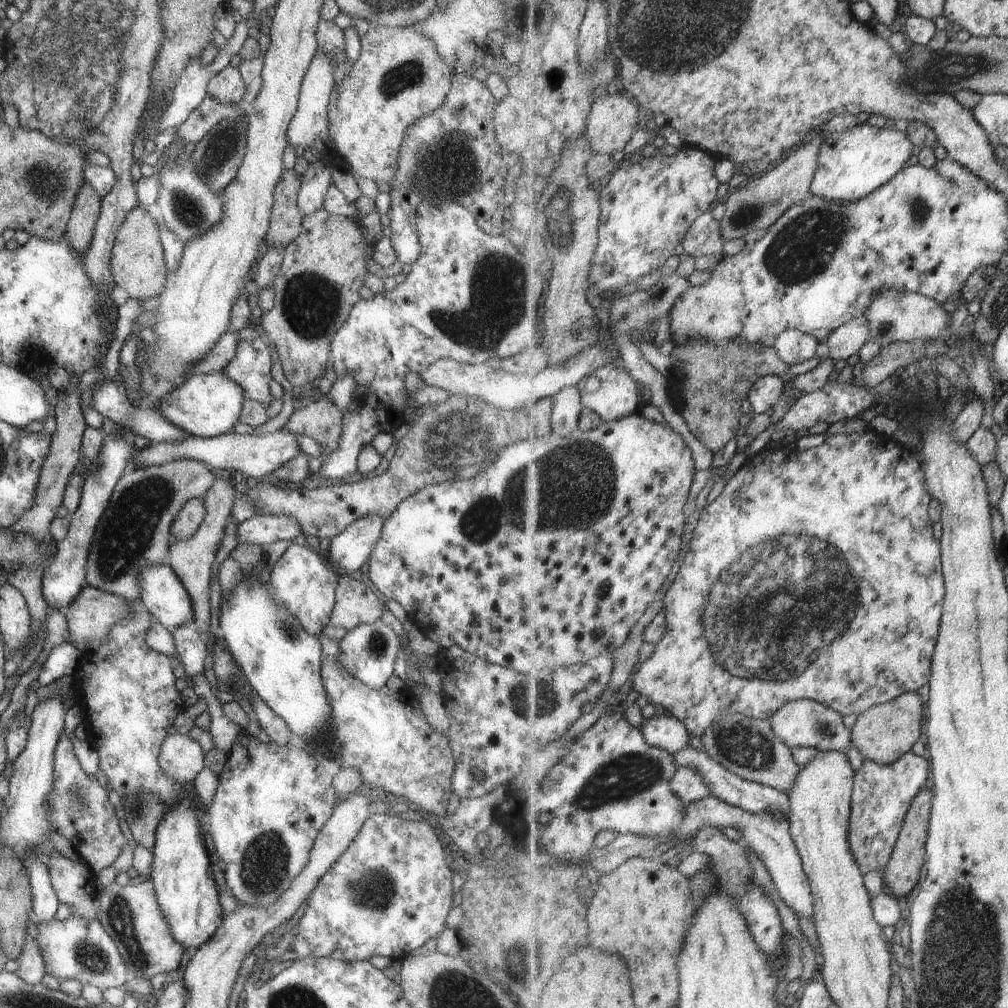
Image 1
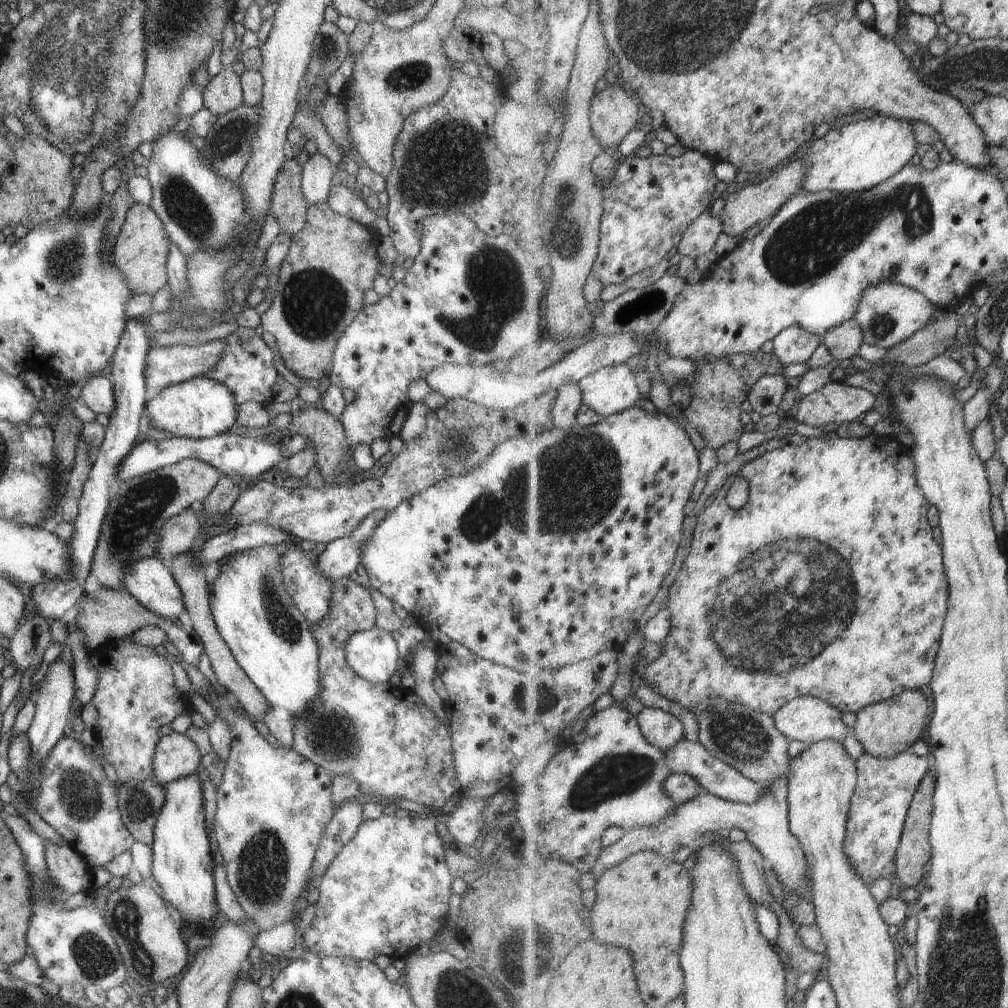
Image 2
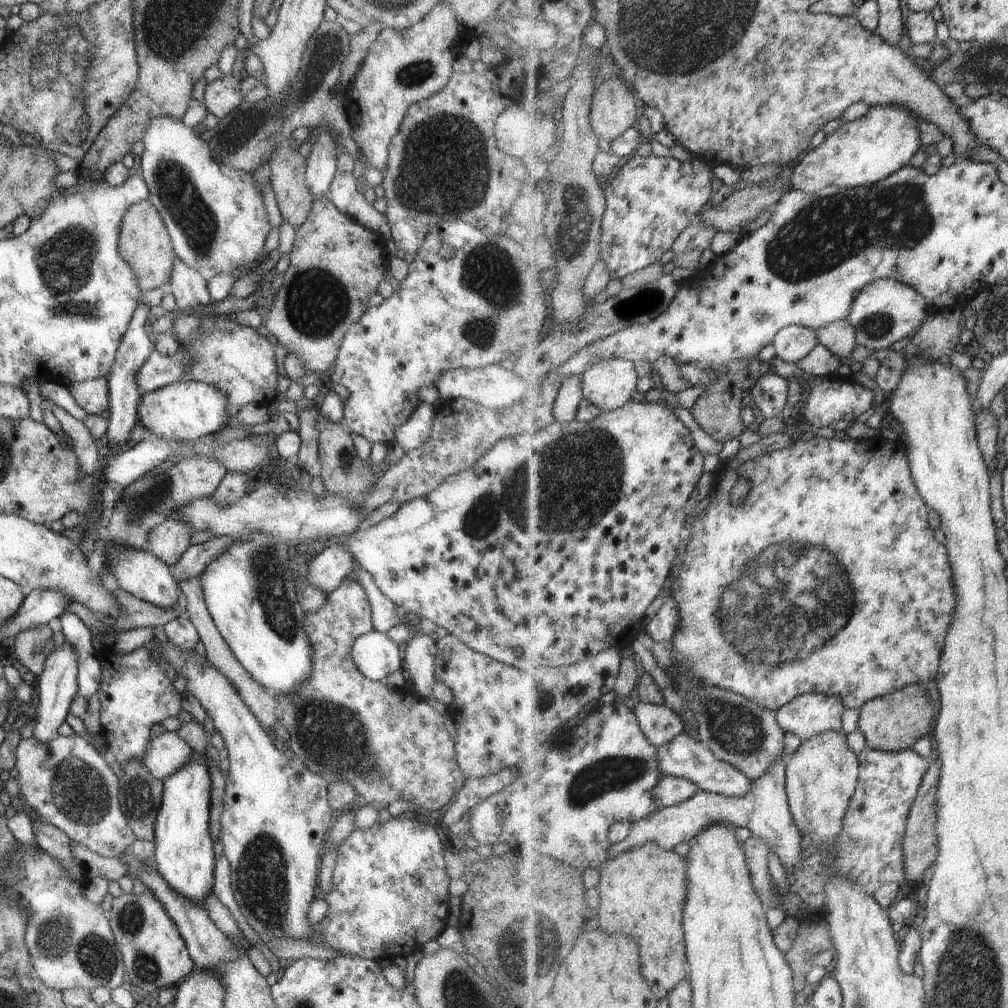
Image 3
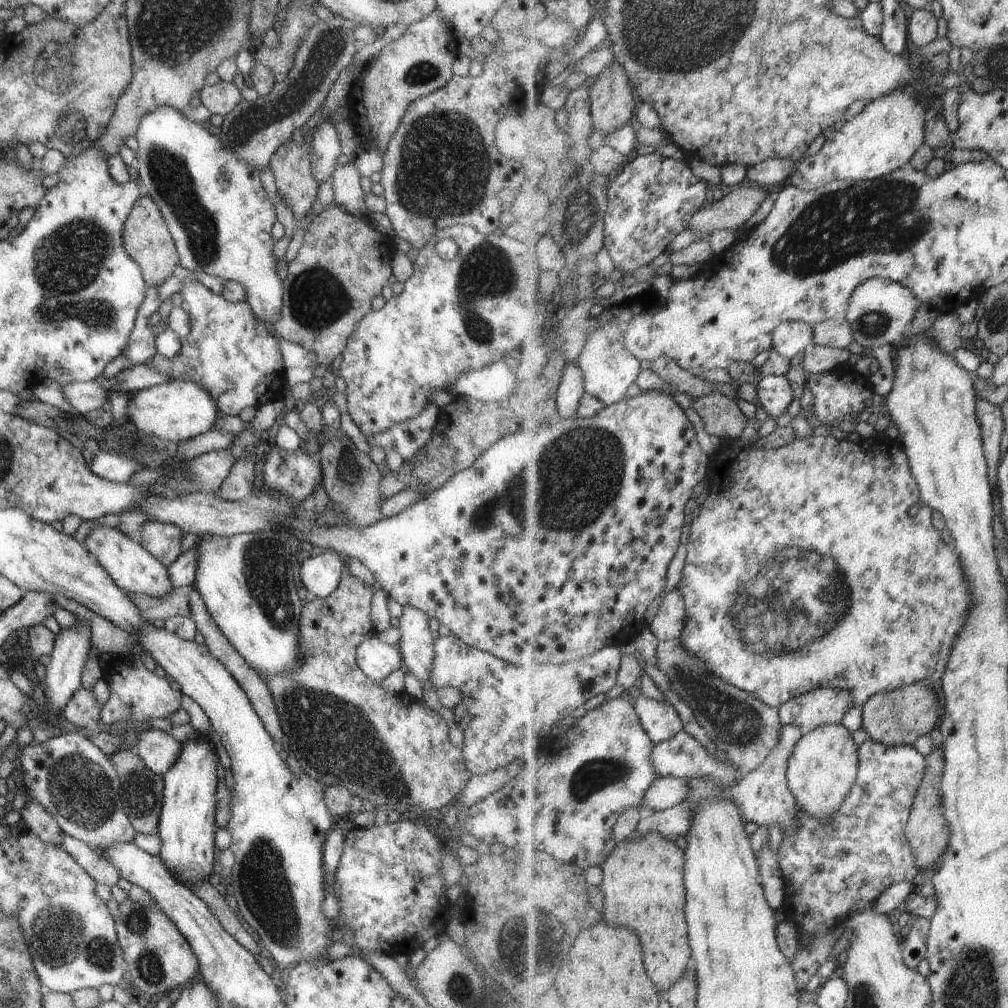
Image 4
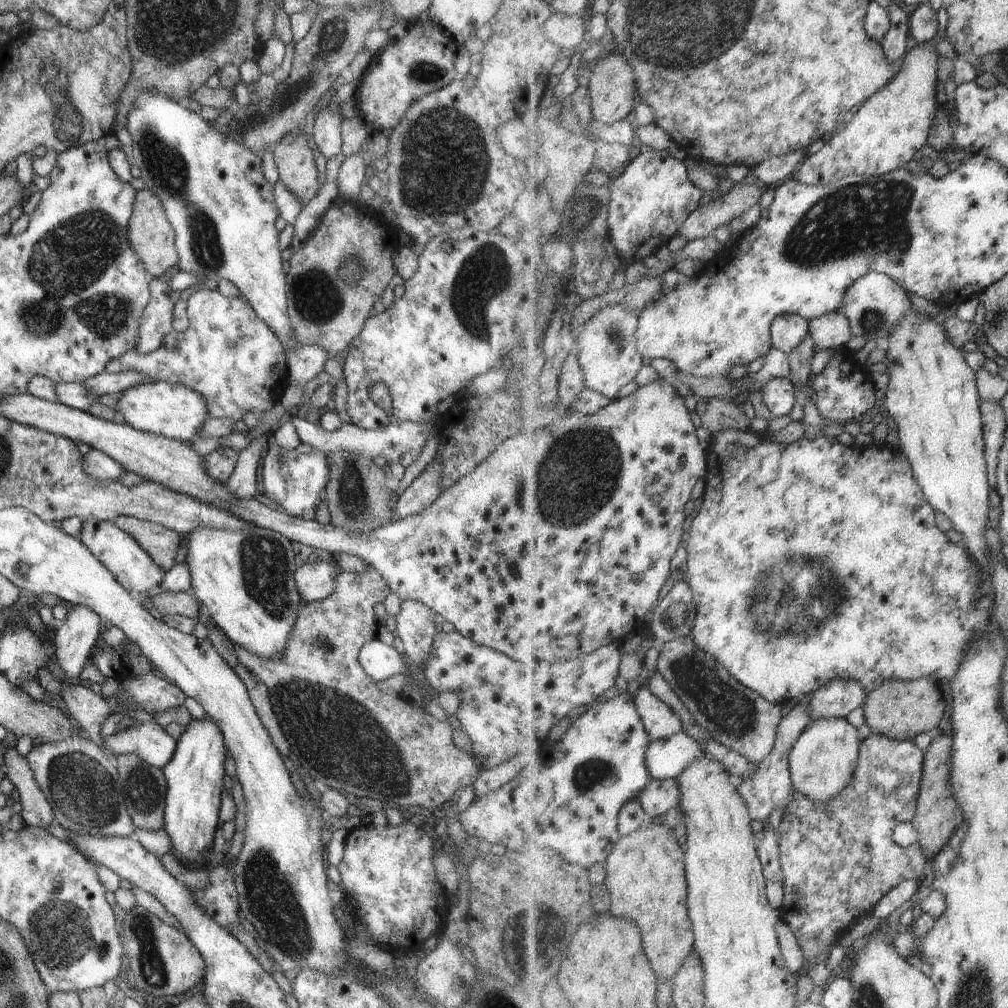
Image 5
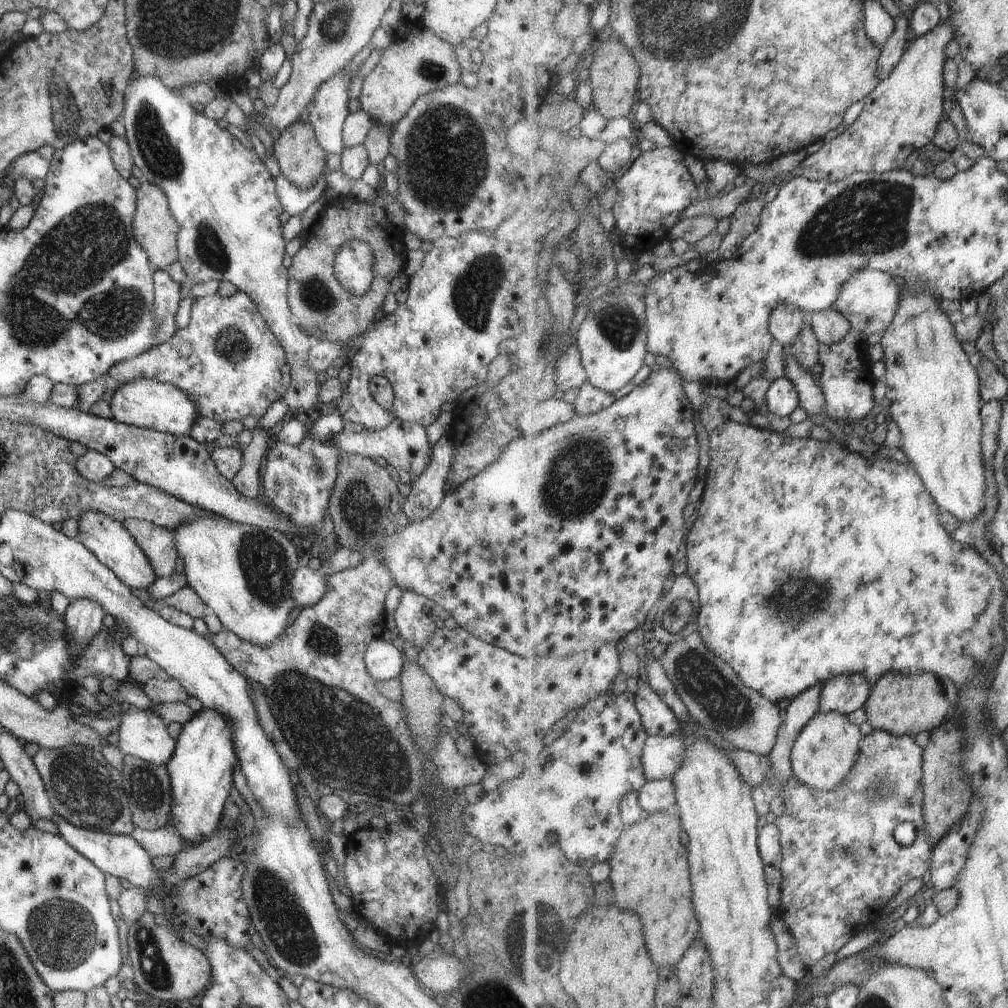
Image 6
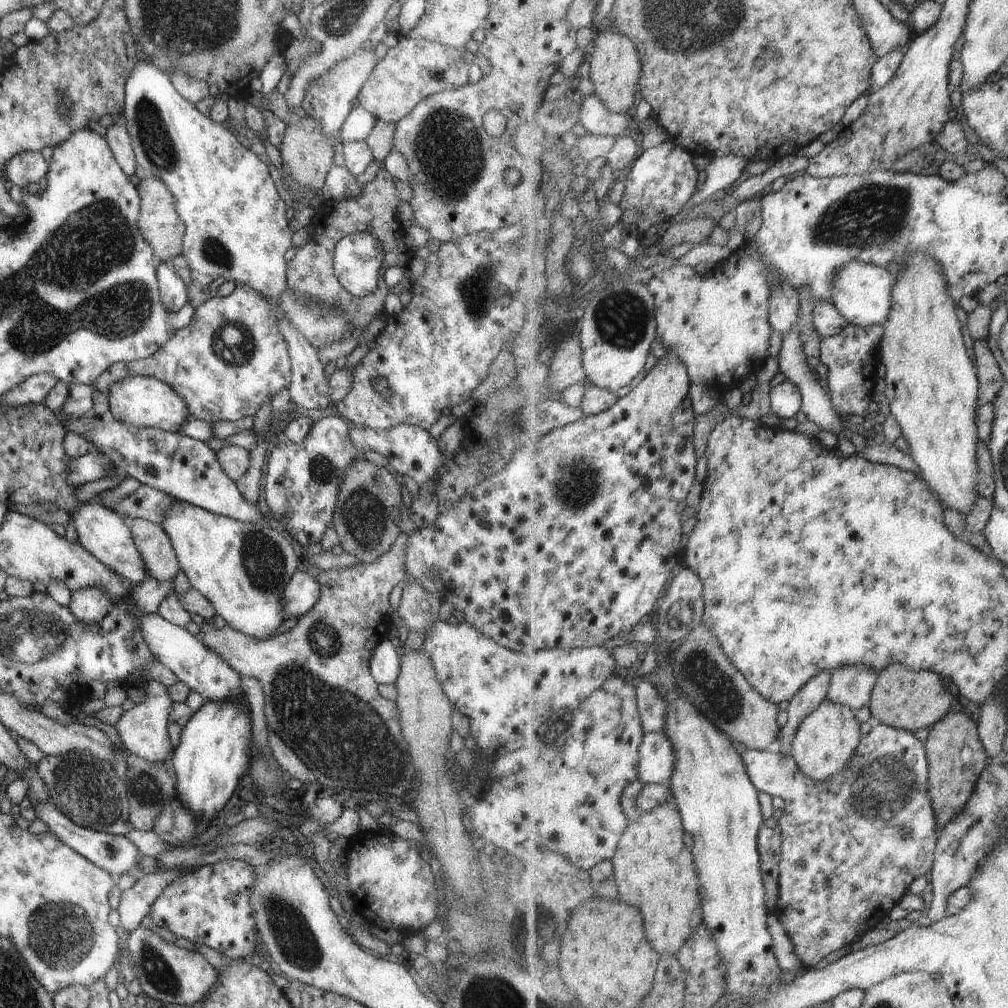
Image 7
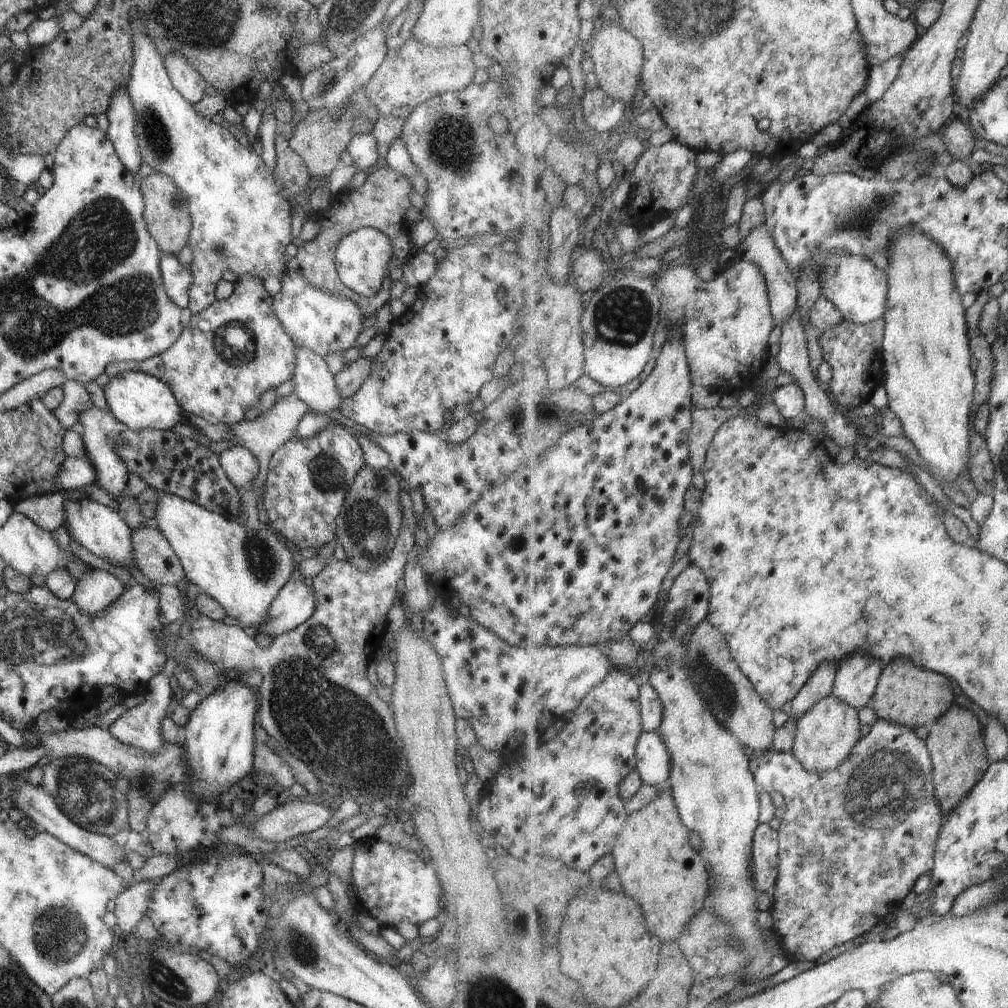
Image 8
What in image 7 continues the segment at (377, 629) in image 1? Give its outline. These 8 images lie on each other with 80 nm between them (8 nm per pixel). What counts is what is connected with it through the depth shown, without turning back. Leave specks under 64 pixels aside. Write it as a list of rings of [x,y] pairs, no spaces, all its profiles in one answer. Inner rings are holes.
[[[385,638],[381,639],[370,652],[368,667],[373,680],[378,684],[394,683],[398,675],[400,650]]]

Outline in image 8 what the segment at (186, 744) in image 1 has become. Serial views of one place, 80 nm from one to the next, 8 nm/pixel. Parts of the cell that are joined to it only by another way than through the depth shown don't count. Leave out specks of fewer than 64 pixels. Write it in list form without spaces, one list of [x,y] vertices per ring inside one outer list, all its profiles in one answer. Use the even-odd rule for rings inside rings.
[[[167,657],[164,667],[160,672],[148,680],[147,690],[145,694],[143,694],[143,702],[141,702],[139,706],[127,709],[126,712],[123,712],[116,720],[113,720],[111,724],[106,726],[106,729],[113,738],[148,753],[154,753],[157,749],[162,747],[162,744],[165,742],[161,738],[160,722],[165,716],[165,711],[173,695],[172,690],[169,688],[169,678],[173,676],[175,667],[176,662],[171,657]]]

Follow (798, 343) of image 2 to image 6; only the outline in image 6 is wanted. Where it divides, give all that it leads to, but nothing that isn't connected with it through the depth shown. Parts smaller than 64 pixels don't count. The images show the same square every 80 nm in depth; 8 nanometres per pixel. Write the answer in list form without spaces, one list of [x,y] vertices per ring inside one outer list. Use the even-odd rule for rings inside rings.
[[[779,305],[771,316],[770,330],[783,346],[792,345],[805,324],[805,312],[795,305]]]

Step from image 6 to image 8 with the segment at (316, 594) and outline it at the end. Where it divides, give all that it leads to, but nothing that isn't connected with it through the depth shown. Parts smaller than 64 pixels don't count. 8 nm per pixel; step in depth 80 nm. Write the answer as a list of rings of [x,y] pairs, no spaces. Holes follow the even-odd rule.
[[[295,573],[273,597],[264,621],[256,629],[243,629],[250,637],[255,634],[274,637],[300,625],[312,613],[313,607],[314,594],[309,580]]]

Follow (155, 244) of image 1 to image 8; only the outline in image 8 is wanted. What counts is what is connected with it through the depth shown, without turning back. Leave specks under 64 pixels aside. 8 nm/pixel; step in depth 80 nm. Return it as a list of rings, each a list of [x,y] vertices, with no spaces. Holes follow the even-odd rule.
[[[153,172],[140,181],[139,188],[144,200],[143,220],[150,237],[157,243],[163,253],[174,255],[187,245],[188,234],[192,225],[190,214],[187,213],[186,198],[182,190],[167,177],[166,174]]]

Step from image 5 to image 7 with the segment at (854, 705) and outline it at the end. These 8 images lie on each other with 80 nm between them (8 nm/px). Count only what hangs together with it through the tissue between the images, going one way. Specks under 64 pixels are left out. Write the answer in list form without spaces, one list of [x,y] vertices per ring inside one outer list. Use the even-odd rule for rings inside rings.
[[[866,664],[838,668],[832,672],[827,701],[848,706],[854,712],[869,707],[878,680],[878,672]]]

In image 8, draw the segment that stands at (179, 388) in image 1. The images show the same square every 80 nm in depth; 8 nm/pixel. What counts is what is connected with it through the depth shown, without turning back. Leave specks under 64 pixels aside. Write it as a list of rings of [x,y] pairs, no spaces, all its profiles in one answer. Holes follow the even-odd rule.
[[[127,371],[113,375],[108,378],[103,390],[107,403],[106,408],[127,429],[164,431],[170,430],[175,423],[184,421],[181,407],[177,404],[169,387],[150,374],[141,371]]]

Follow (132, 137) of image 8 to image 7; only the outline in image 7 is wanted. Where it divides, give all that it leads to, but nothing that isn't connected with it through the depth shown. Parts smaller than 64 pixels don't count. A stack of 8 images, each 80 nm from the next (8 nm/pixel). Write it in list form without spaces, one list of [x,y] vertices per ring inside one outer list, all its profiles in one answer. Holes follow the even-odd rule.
[[[121,113],[118,116],[113,116],[112,119],[113,122],[111,126],[107,127],[103,137],[110,146],[117,164],[127,176],[131,176],[131,174],[134,174],[137,163],[133,154],[131,139],[127,132],[126,120]]]

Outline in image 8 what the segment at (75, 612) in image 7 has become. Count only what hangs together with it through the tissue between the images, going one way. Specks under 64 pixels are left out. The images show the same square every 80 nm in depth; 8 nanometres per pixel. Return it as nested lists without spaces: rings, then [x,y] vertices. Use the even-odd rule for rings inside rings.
[[[89,569],[76,582],[71,600],[75,606],[95,614],[112,603],[129,585],[123,585],[115,576],[102,569]]]

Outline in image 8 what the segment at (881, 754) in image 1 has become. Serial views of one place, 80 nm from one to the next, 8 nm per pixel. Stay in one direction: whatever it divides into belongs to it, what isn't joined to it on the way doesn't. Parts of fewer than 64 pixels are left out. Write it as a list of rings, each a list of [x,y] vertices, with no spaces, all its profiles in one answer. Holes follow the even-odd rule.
[[[894,658],[882,670],[871,706],[879,719],[887,719],[914,729],[923,725],[932,726],[940,716],[951,709],[955,704],[953,700],[955,696],[951,680],[947,676],[913,666],[913,662],[907,658]]]

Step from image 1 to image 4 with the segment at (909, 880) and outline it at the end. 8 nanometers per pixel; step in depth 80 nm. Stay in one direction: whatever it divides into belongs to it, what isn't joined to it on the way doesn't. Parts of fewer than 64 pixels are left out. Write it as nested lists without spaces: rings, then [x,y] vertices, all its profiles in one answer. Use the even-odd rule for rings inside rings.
[[[936,748],[926,758],[928,760],[927,772],[916,794],[915,806],[913,807],[907,829],[905,830],[908,842],[916,856],[918,867],[924,872],[935,866],[941,856],[949,850],[950,836],[952,835],[949,821],[946,817],[944,792],[942,790],[942,780],[946,766],[943,748]]]

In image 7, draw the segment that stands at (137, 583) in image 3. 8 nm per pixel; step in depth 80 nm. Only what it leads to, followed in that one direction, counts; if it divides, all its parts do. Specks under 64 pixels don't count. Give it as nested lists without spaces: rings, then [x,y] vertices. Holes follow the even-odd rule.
[[[85,501],[72,510],[70,521],[75,527],[78,543],[103,566],[124,576],[134,586],[145,580],[147,574],[141,555],[135,548],[128,522],[119,512],[93,501]]]

